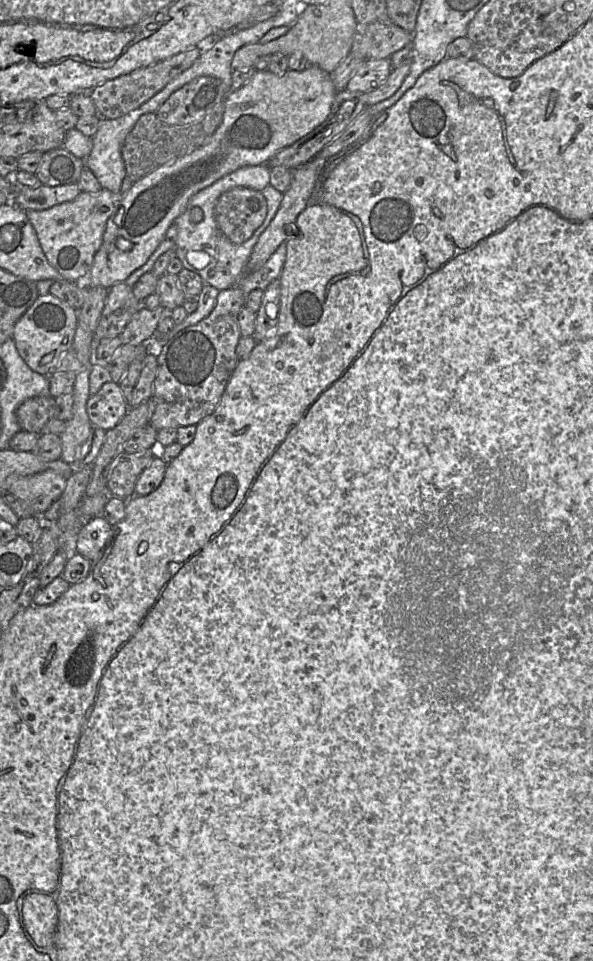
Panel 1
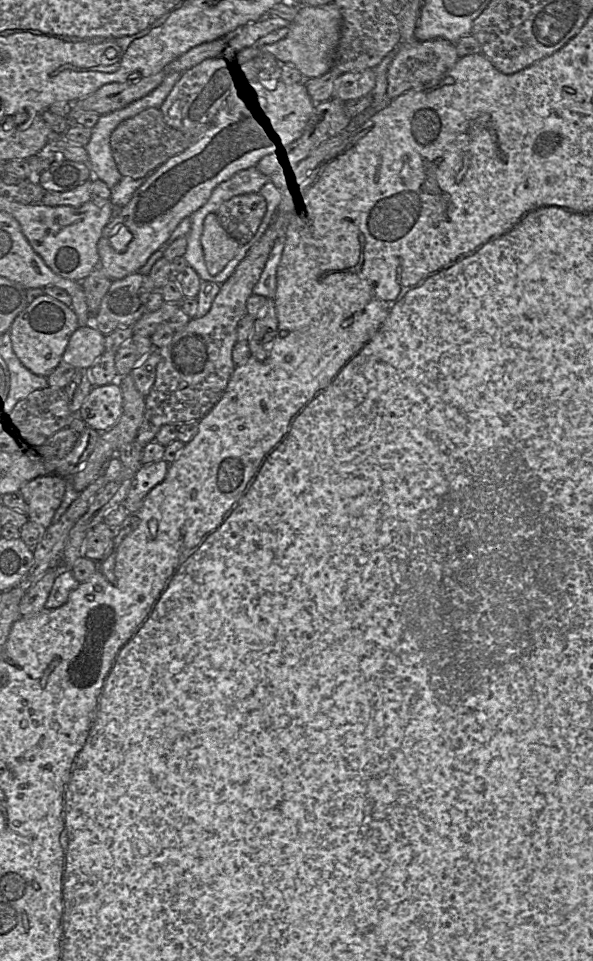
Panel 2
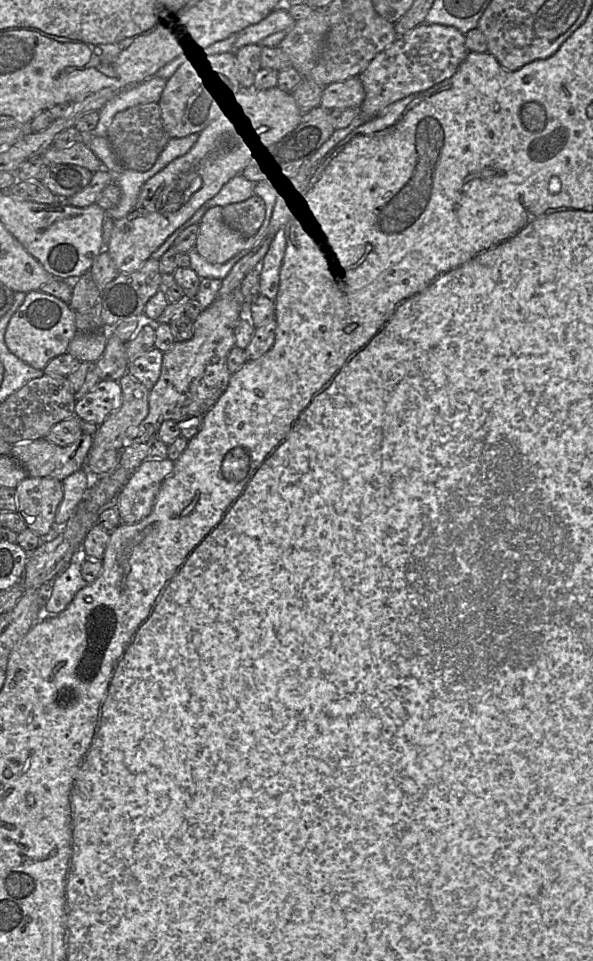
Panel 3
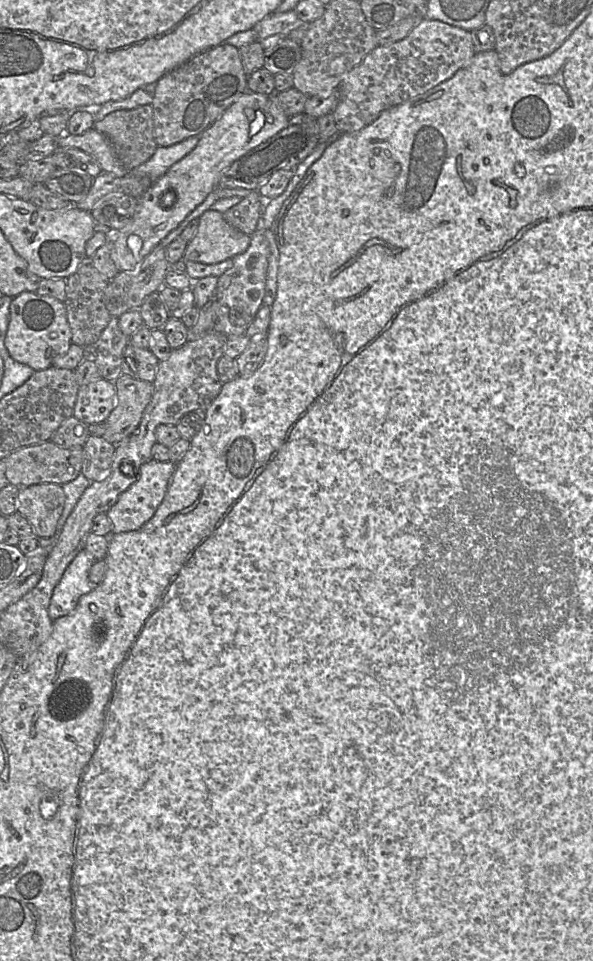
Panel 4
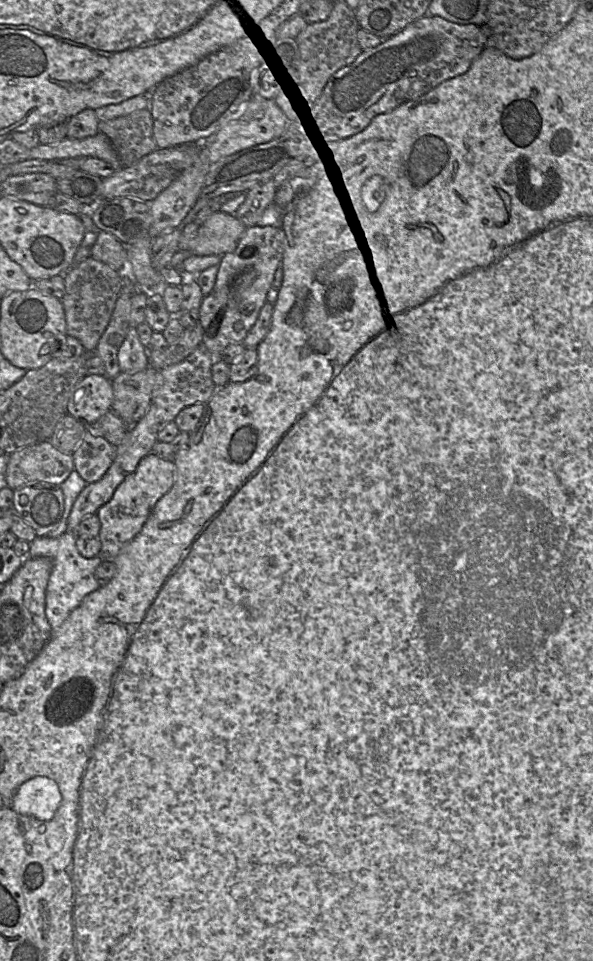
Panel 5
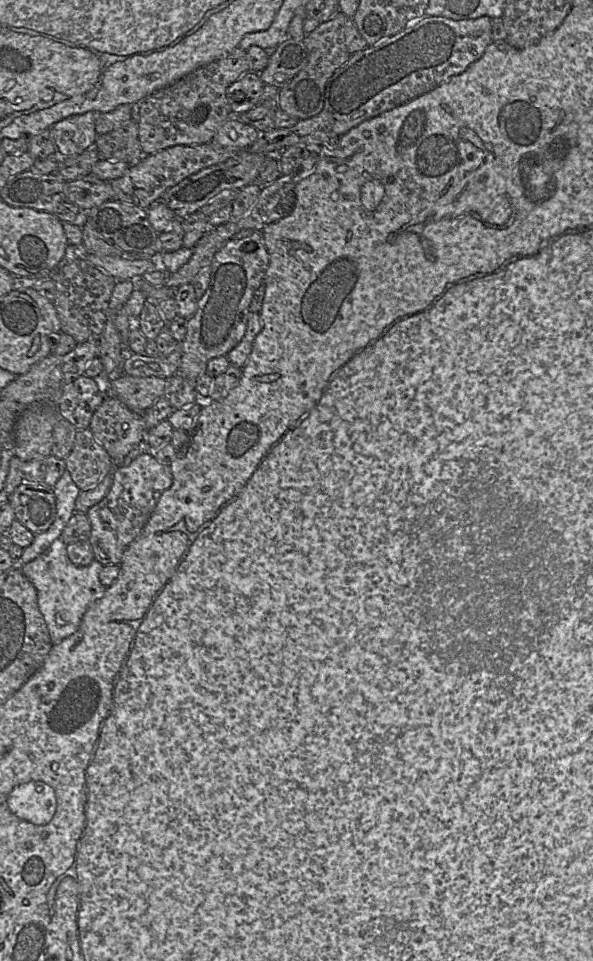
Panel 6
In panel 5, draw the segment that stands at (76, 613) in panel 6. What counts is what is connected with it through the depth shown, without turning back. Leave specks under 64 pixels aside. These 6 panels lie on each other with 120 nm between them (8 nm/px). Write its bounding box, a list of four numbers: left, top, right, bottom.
[27,532,103,630]

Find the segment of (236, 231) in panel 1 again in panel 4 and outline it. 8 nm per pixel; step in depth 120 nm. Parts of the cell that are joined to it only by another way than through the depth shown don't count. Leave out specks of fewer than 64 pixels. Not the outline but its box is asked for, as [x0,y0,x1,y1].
[223,193,263,236]

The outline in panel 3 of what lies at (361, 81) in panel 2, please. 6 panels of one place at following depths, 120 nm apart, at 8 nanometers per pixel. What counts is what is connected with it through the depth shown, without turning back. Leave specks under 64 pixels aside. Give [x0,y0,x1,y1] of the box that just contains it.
[320,76,365,108]

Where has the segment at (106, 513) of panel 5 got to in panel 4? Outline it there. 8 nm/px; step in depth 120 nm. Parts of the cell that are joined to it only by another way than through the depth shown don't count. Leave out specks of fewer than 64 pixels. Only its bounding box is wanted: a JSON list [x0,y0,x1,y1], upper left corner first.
[106,459,174,534]

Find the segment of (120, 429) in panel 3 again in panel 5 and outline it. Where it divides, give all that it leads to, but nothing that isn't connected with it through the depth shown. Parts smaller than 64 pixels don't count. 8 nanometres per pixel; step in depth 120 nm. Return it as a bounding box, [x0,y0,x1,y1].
[112,368,162,427]

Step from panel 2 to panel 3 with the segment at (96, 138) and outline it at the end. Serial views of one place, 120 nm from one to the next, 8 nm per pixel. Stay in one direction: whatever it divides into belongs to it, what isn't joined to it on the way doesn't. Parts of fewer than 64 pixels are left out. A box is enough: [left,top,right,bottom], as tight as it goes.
[93,77,167,137]

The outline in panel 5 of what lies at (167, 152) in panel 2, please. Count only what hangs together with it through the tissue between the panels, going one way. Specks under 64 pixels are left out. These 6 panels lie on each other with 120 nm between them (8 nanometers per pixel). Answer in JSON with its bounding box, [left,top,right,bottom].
[98,109,158,167]

